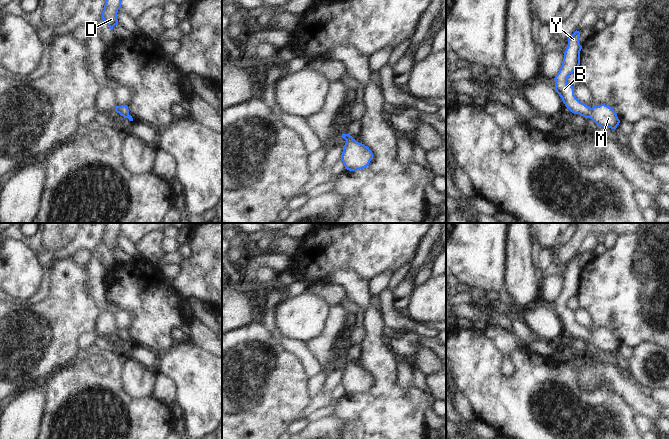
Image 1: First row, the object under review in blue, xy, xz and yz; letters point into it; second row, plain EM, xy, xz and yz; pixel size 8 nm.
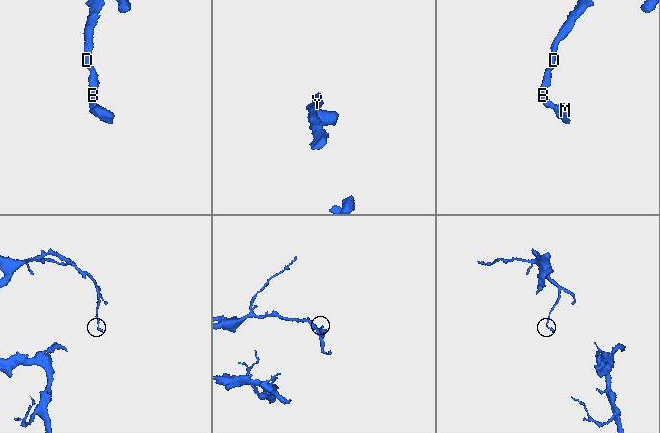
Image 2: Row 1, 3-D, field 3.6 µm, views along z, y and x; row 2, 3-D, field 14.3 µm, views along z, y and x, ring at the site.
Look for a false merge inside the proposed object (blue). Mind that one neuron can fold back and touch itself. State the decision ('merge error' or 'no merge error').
no merge error

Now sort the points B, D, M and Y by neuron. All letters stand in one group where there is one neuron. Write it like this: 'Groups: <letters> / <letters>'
Groups: B D M Y

